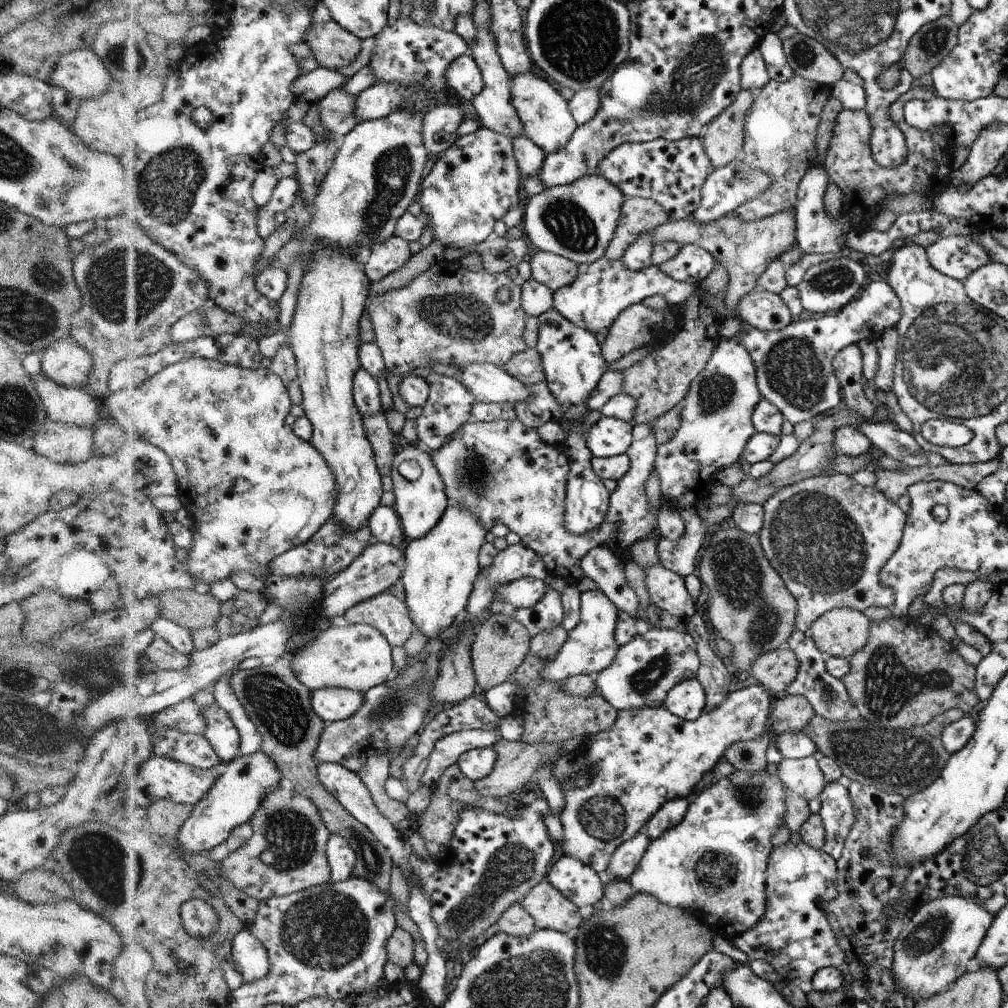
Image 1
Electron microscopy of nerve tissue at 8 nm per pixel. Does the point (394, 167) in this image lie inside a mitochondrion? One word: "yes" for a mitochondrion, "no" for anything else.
yes

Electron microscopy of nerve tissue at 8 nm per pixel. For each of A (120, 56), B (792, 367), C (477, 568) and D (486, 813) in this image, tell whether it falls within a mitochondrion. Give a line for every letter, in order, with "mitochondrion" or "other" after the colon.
A: mitochondrion
B: mitochondrion
C: other
D: other

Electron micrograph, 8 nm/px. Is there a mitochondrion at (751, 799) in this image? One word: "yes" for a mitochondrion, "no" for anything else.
yes

